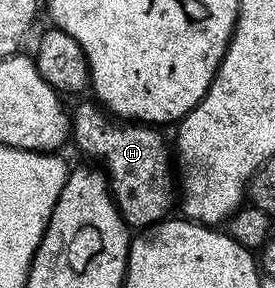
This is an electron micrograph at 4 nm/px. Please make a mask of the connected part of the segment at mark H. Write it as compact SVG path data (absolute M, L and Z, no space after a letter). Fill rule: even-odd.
M92 104L93 106L77 106L71 110L71 142L72 145L77 145L89 159L92 160L104 173L107 175L109 191L113 194L113 203L117 205L117 211L125 218L125 223L130 228L148 228L153 226L156 222L160 222L170 217L172 206L175 206L175 170L171 165L171 146L165 143L165 138L160 134L160 129L154 128L149 124L138 124L128 120L118 120L116 117L110 116L100 105Z

